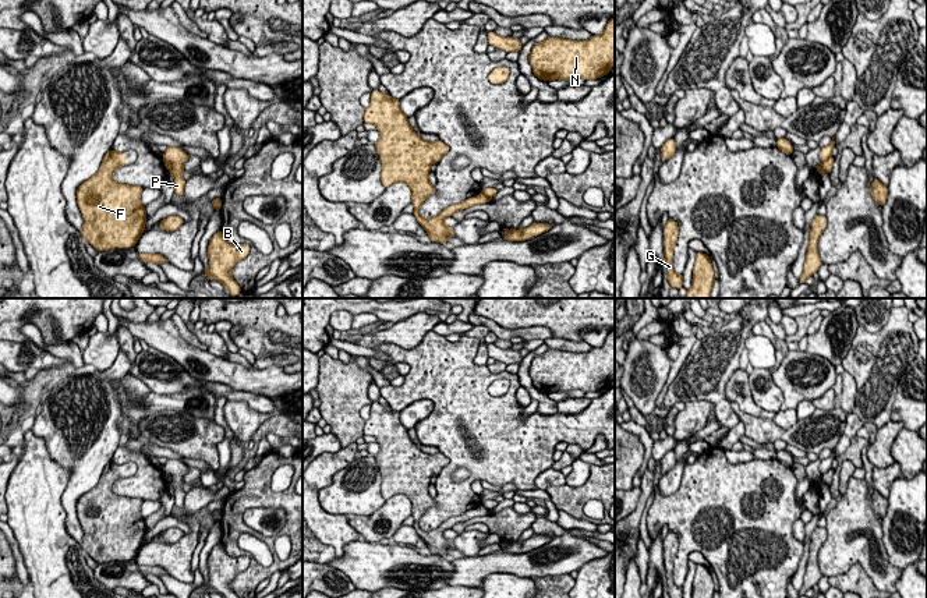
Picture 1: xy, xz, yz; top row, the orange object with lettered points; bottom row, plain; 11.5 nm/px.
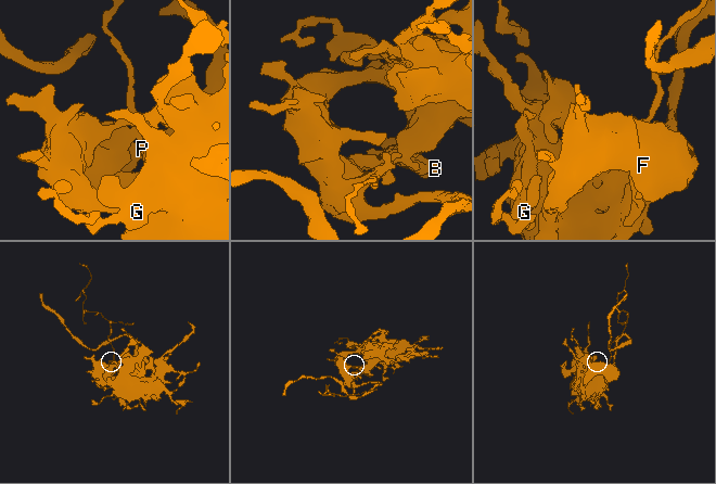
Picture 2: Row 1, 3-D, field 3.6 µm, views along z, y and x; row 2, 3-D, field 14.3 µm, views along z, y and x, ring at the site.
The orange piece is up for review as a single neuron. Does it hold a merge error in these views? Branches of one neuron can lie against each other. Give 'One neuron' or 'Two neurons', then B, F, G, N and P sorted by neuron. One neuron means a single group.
Two neurons. Groups: B F G N / P

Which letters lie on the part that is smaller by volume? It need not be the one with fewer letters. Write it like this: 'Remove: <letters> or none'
Remove: P

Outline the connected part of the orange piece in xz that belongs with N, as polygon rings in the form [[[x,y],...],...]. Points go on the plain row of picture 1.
[[[615,330],[601,347],[587,353],[548,350],[535,355],[528,374],[535,389],[544,393],[553,392],[597,392],[615,378]]]

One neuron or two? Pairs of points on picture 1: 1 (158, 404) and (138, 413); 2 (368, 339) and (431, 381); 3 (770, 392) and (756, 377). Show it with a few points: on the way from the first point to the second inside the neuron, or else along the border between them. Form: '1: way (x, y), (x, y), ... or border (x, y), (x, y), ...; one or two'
1: border (149, 390), (138, 402), (149, 413); two
2: border (374, 347), (382, 343), (395, 343), (410, 350); two
3: way (765, 388), (760, 381); one

